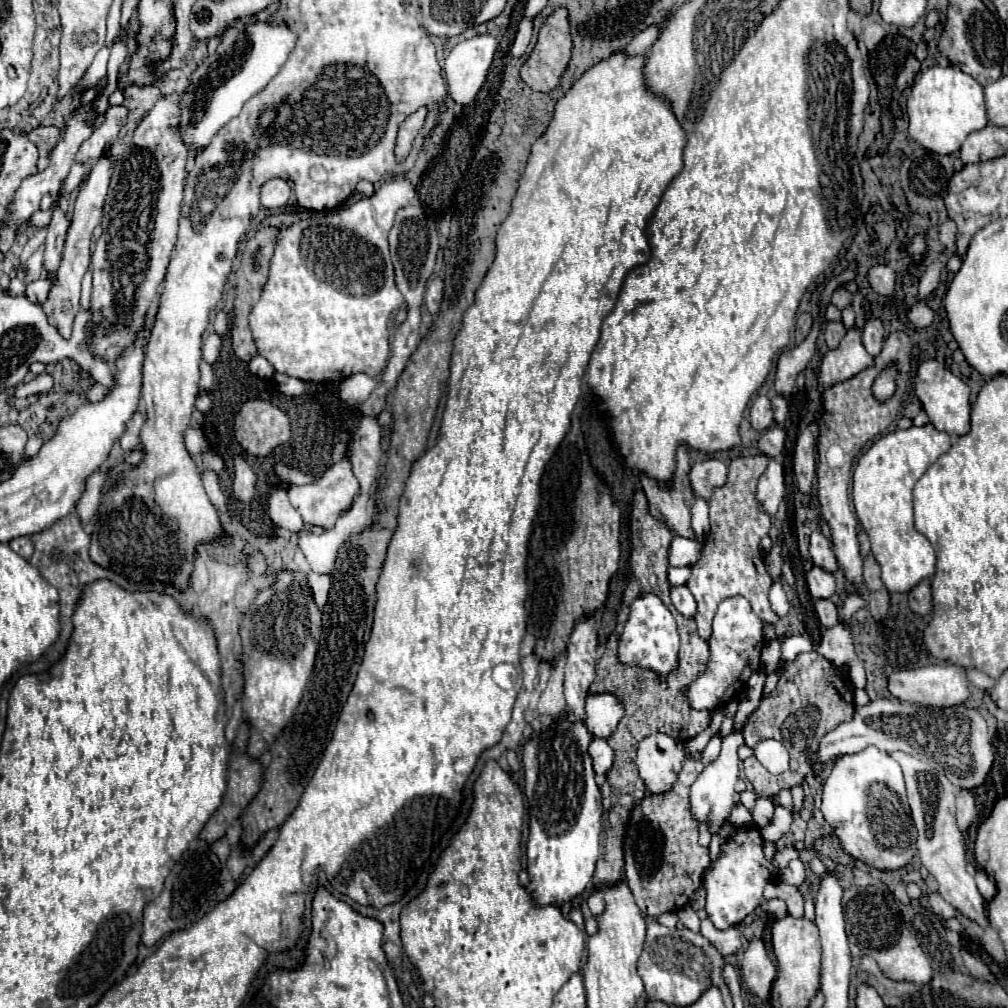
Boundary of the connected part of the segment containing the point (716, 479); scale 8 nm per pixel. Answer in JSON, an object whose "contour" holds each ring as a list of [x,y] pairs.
{"contour":[[[714,458],[694,464],[690,470],[690,482],[692,482],[694,496],[708,500],[712,496],[714,488],[718,488],[726,482],[726,474],[728,474],[726,464],[720,460],[714,460]]]}

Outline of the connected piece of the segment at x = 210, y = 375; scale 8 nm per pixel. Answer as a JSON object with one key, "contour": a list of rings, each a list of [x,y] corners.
{"contour":[[[202,360],[200,372],[202,372],[202,378],[200,378],[200,394],[206,394],[210,390],[210,386],[212,386],[212,382],[214,382],[214,370],[212,370],[212,366],[208,362]]]}

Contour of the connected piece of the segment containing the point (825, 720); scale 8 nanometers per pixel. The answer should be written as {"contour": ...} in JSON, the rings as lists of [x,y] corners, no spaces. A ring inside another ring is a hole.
{"contour":[[[818,652],[798,654],[796,660],[794,660],[790,666],[786,666],[786,670],[782,672],[782,678],[778,680],[776,688],[774,688],[768,696],[762,698],[758,710],[754,710],[754,712],[750,714],[750,718],[748,718],[746,726],[744,726],[744,742],[746,742],[750,748],[756,746],[760,740],[776,738],[776,740],[780,740],[780,742],[786,746],[786,750],[790,752],[790,768],[788,768],[784,774],[778,774],[778,776],[770,774],[756,758],[746,758],[746,760],[744,760],[746,778],[752,782],[756,794],[760,794],[760,796],[774,796],[774,794],[778,794],[778,792],[784,790],[784,788],[792,788],[792,786],[802,784],[804,778],[806,778],[806,774],[808,774],[808,756],[818,750],[820,738],[822,738],[826,732],[834,730],[838,724],[848,722],[848,720],[852,718],[852,714],[854,714],[854,686],[852,686],[850,678],[848,678],[848,676],[842,678],[840,672],[838,672],[824,656],[820,656]]]}

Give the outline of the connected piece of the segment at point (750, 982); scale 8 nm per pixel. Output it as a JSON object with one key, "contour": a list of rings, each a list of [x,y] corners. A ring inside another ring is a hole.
{"contour":[[[752,938],[748,948],[744,950],[744,958],[740,964],[744,984],[762,1000],[770,996],[770,986],[776,978],[776,968],[770,962],[766,948],[760,938]]]}

